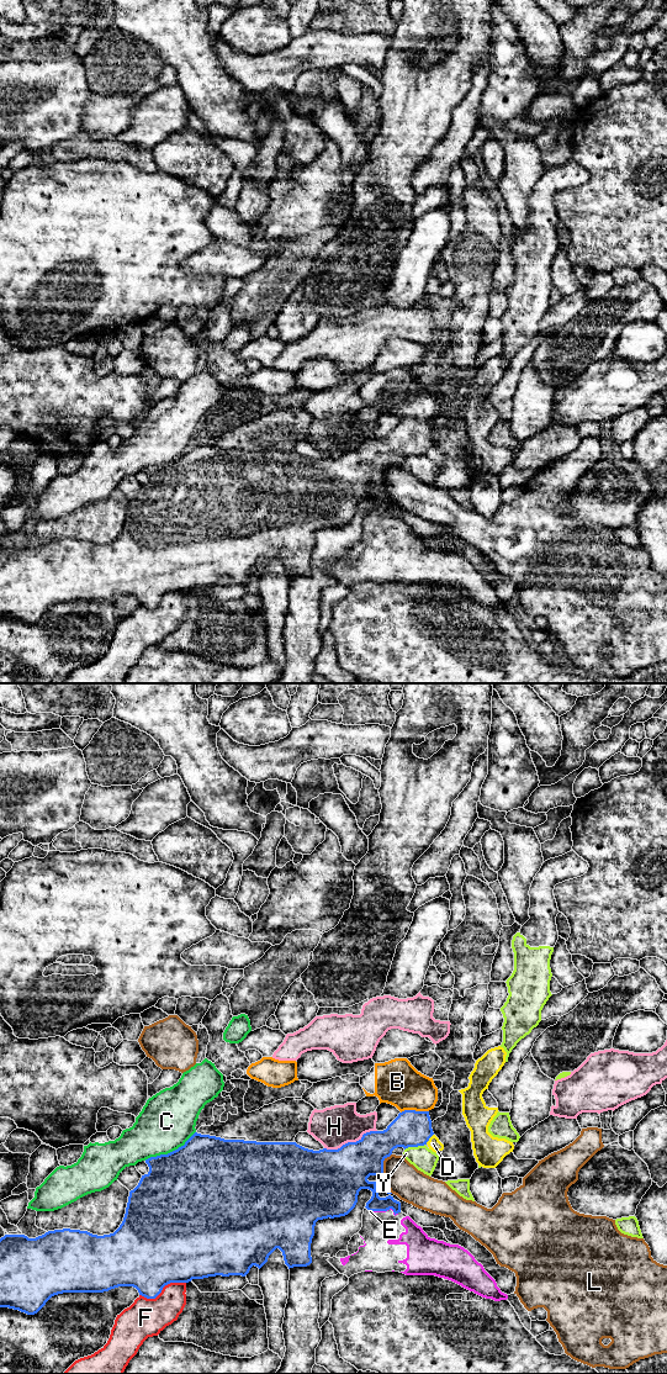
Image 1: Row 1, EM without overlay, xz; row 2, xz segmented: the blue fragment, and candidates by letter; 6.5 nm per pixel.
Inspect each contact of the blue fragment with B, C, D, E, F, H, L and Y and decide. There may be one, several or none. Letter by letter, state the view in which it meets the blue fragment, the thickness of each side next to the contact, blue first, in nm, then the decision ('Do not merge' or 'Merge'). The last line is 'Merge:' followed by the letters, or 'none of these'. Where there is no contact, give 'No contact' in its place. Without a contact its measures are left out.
B: Touches blue in xz. Thickness 240 nm (blue) against 300 nm. Do not merge
C: Touches blue in xz. Thickness 500 nm (blue) against 360 nm. Do not merge
D: Touches blue in xz. Thickness 240 nm (blue) against 80 nm. Do not merge
E: Touches blue in xz. Thickness 130 nm (blue) against 20 nm. Merge
F: Touches blue in xz. Thickness 480 nm (blue) against 260 nm. Do not merge
H: Touches blue in xz. Thickness 360 nm (blue) against 260 nm. Do not merge
L: Touches blue in xz. Thickness 300 nm (blue) against 220 nm. Do not merge
Y: Touches blue in xz. Thickness 240 nm (blue) against 160 nm. Do not merge
Merge: E

